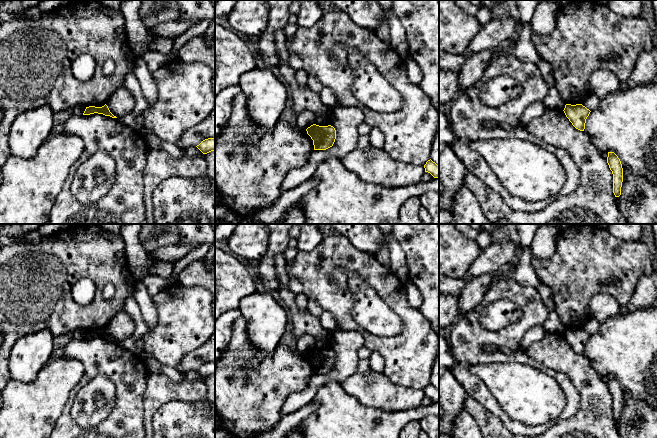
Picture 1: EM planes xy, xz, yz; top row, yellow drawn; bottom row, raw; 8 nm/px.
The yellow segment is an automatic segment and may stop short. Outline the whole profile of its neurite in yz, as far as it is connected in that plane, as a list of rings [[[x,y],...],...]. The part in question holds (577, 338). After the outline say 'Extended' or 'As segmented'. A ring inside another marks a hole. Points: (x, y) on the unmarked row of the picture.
[[[566,328],[563,335],[576,353],[584,355],[586,343],[591,336],[589,333],[582,328]]]. As segmented

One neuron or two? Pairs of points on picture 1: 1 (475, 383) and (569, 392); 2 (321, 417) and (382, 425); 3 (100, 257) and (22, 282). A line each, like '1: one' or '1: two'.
1: one
2: one
3: one

